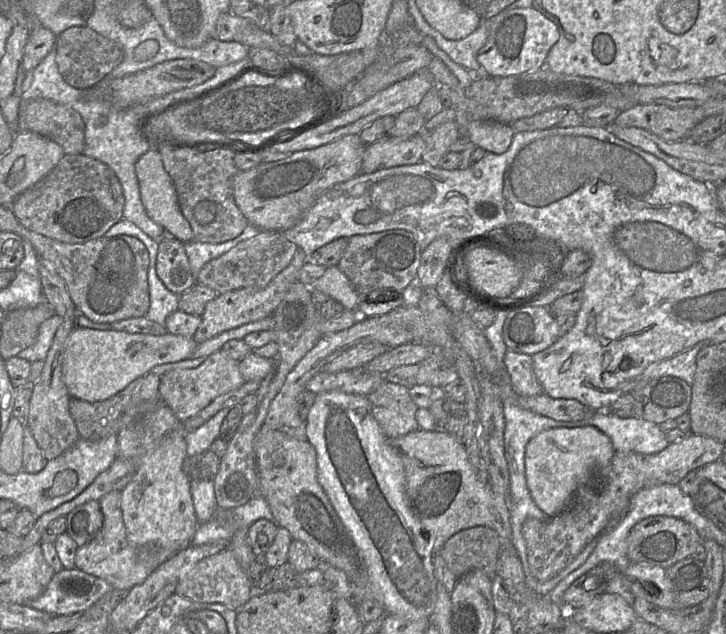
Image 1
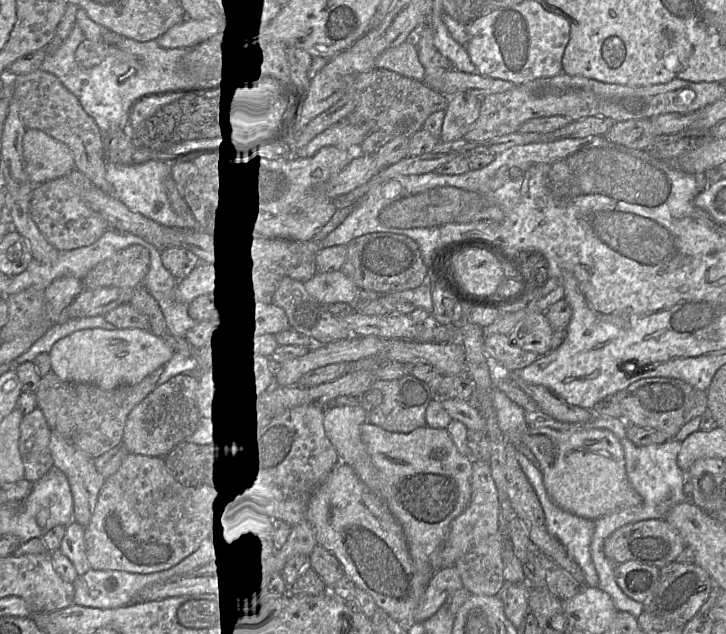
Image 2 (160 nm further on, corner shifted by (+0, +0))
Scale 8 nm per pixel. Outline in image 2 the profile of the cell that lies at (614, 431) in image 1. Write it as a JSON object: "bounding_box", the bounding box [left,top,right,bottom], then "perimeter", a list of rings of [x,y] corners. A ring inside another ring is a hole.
{"bounding_box":[580,415,690,618],"perimeter":[[[600,415],[593,417],[589,422],[580,424],[583,424],[585,428],[602,428],[614,432],[623,447],[628,480],[634,490],[642,497],[643,504],[607,514],[594,521],[595,531],[590,545],[591,557],[599,577],[598,587],[608,593],[617,610],[628,612],[638,618],[644,611],[643,604],[628,597],[617,584],[614,563],[604,553],[604,542],[621,526],[641,520],[665,518],[673,505],[690,500],[683,491],[685,472],[681,470],[677,463],[681,442],[676,439],[669,439],[661,444],[637,445],[627,437],[628,424],[623,419]]]}

